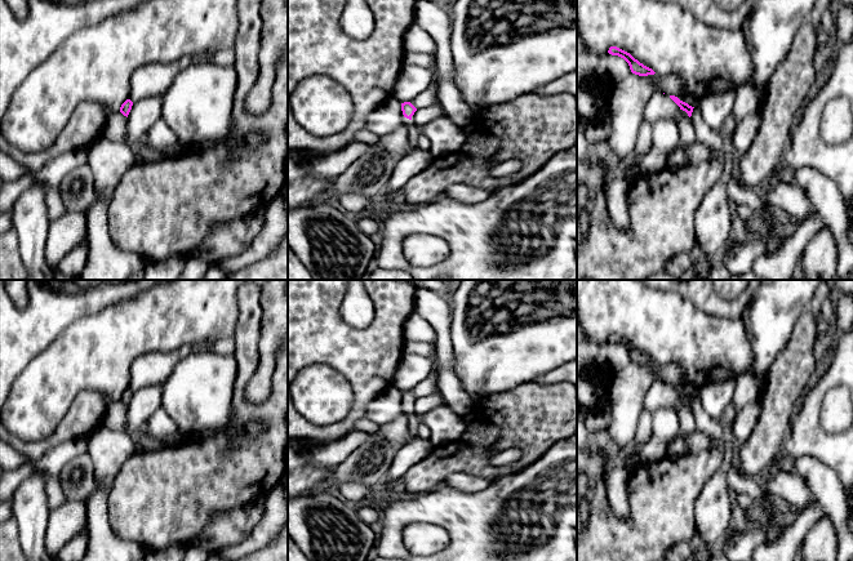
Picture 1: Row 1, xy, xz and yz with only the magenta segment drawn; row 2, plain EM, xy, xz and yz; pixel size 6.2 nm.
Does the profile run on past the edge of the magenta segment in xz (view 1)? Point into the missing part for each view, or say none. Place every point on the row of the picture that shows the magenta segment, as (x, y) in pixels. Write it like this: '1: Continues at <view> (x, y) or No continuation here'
1: No continuation here

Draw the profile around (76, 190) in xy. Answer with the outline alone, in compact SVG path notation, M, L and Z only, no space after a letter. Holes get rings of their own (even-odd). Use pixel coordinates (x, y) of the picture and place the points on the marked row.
M88 164L68 172L58 184L66 213L84 213L94 202L94 175Z

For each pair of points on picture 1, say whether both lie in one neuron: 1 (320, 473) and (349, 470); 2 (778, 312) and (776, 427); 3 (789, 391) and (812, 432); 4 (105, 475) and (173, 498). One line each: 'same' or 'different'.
1: different
2: different
3: different
4: different

